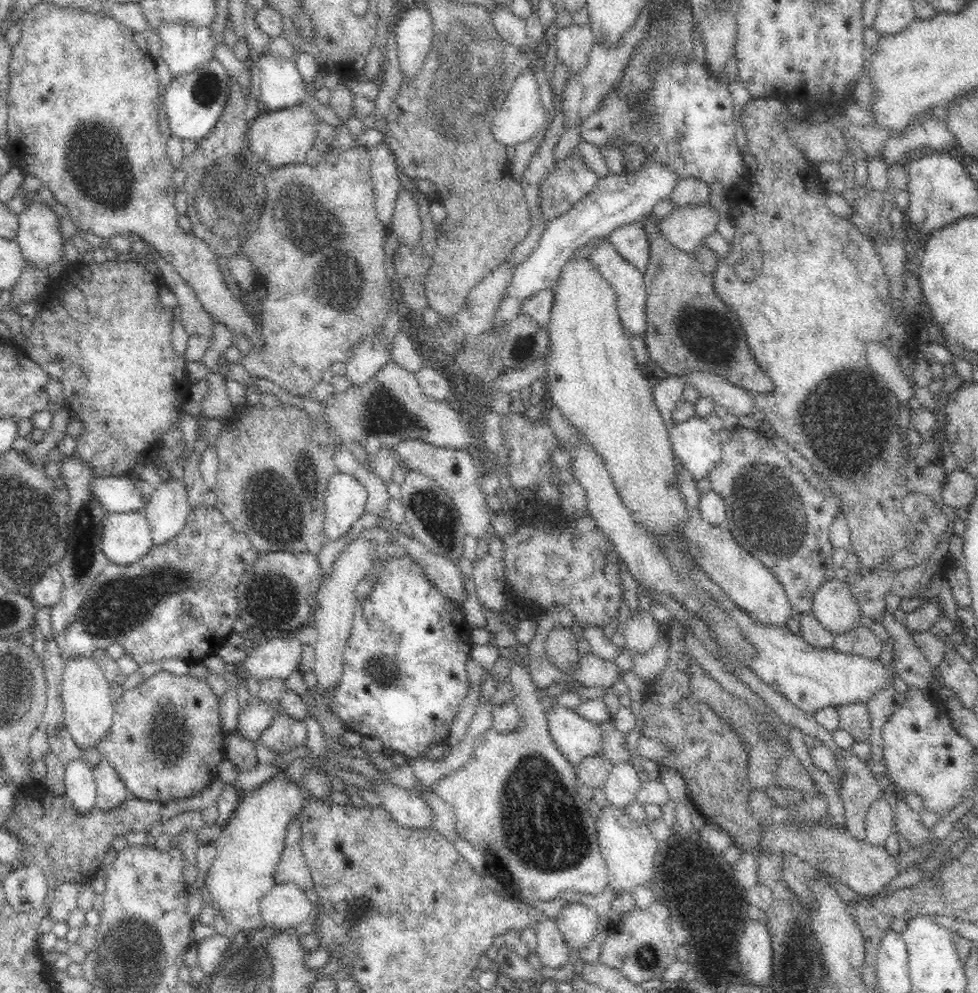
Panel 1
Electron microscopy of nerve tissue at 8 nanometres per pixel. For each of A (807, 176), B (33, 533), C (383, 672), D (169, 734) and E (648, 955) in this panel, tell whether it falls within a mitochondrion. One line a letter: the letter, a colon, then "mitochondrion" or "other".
A: other
B: mitochondrion
C: mitochondrion
D: mitochondrion
E: mitochondrion

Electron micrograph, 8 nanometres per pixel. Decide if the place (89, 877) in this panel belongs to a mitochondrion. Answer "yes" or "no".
no

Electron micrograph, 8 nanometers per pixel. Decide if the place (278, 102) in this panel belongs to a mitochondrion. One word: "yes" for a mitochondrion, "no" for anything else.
no

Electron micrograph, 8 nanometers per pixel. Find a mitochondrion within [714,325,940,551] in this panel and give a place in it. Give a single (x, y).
(844, 427)

